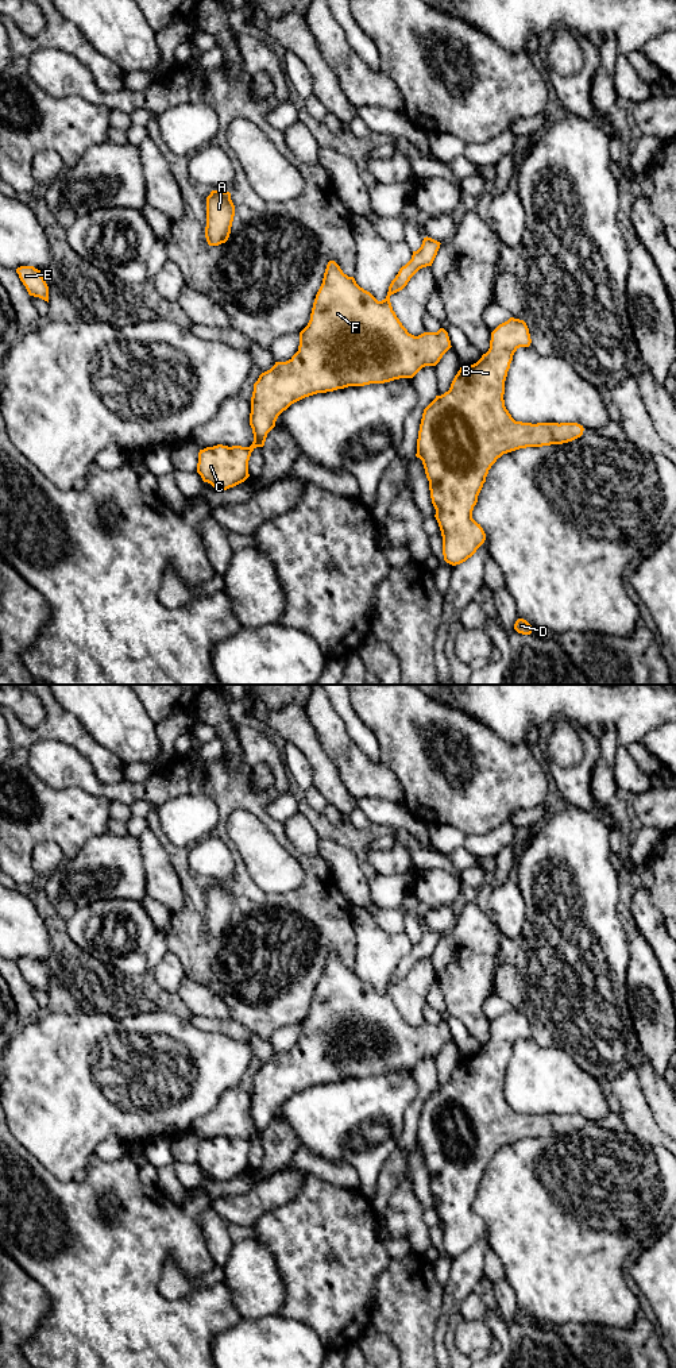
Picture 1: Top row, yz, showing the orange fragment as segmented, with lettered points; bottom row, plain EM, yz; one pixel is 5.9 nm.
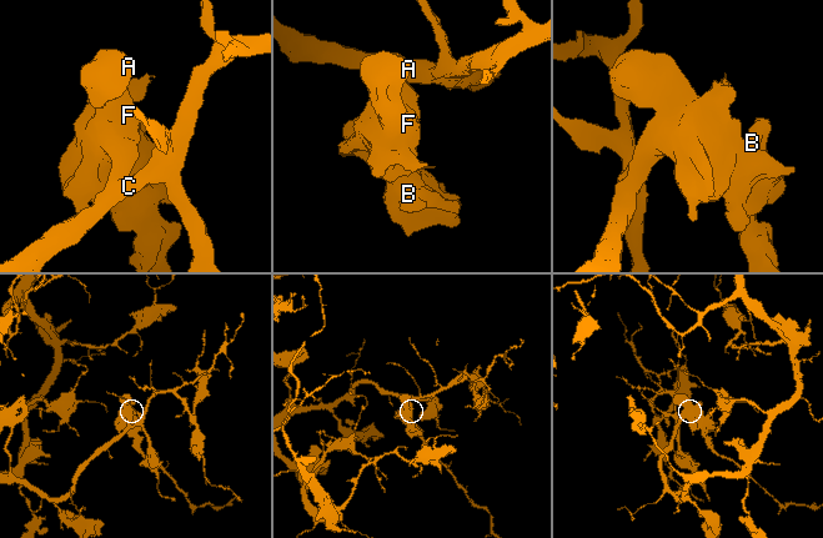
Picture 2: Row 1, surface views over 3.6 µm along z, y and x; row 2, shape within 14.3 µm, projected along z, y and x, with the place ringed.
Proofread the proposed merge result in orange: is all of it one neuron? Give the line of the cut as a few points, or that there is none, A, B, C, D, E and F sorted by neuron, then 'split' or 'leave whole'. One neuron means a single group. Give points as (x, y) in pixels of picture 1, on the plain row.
cut none; groups A B C D E F; leave whole

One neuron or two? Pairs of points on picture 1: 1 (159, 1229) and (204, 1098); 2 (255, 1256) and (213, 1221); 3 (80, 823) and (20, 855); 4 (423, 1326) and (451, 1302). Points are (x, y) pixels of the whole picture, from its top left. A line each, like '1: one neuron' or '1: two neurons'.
1: two neurons
2: two neurons
3: one neuron
4: two neurons

